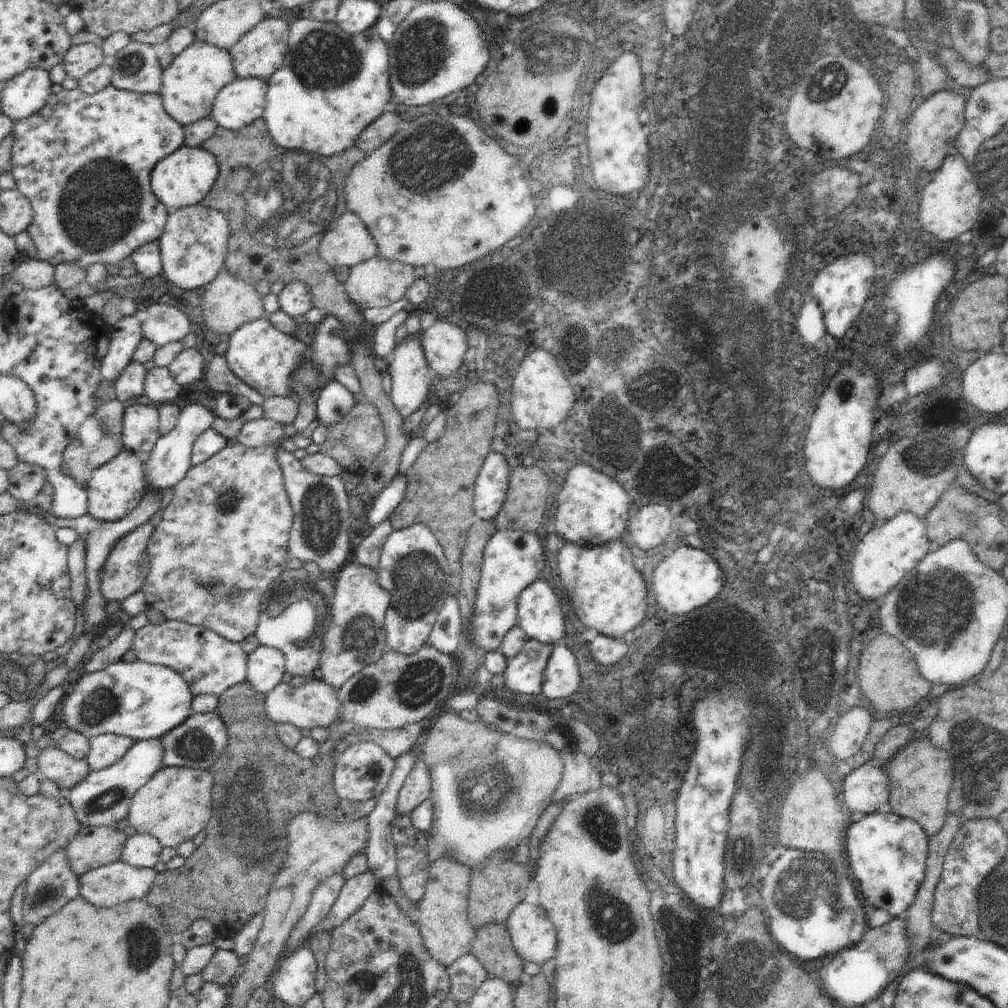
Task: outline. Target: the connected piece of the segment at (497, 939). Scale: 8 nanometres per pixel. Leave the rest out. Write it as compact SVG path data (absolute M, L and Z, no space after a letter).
M488 923L476 931L471 953L482 963L490 977L498 977L511 986L524 980L523 958L517 954L506 924Z

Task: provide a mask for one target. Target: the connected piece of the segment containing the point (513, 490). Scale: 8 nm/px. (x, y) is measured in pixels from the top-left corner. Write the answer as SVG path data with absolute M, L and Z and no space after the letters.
M537 465L519 466L511 471L509 487L500 512L495 516L495 527L500 529L520 529L529 533L536 533L544 520L546 511L546 499L550 493L550 482L546 473Z

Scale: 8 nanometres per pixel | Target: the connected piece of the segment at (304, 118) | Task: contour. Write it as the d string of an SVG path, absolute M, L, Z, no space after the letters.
M297 18L289 26L288 52L282 68L267 81L266 106L262 117L272 140L288 151L308 151L323 157L333 157L352 148L360 134L385 113L384 106L393 97L386 50L385 42L378 36L374 25L350 36L332 21L321 23L311 18Z

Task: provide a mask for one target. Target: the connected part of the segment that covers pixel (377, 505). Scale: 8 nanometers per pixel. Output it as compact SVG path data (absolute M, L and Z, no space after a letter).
M398 470L386 488L369 503L367 514L368 522L372 528L378 526L383 520L396 510L396 507L404 500L407 491L407 475Z

